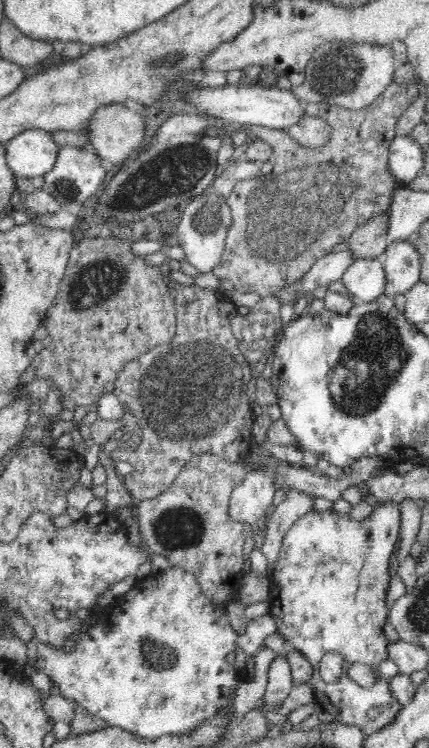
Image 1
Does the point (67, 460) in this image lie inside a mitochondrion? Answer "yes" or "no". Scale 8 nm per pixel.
no

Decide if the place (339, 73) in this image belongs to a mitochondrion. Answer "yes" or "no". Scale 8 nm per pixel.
yes

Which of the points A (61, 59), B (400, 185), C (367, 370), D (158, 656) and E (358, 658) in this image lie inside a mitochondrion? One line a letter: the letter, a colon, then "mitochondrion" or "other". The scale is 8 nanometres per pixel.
A: other
B: other
C: mitochondrion
D: mitochondrion
E: other

